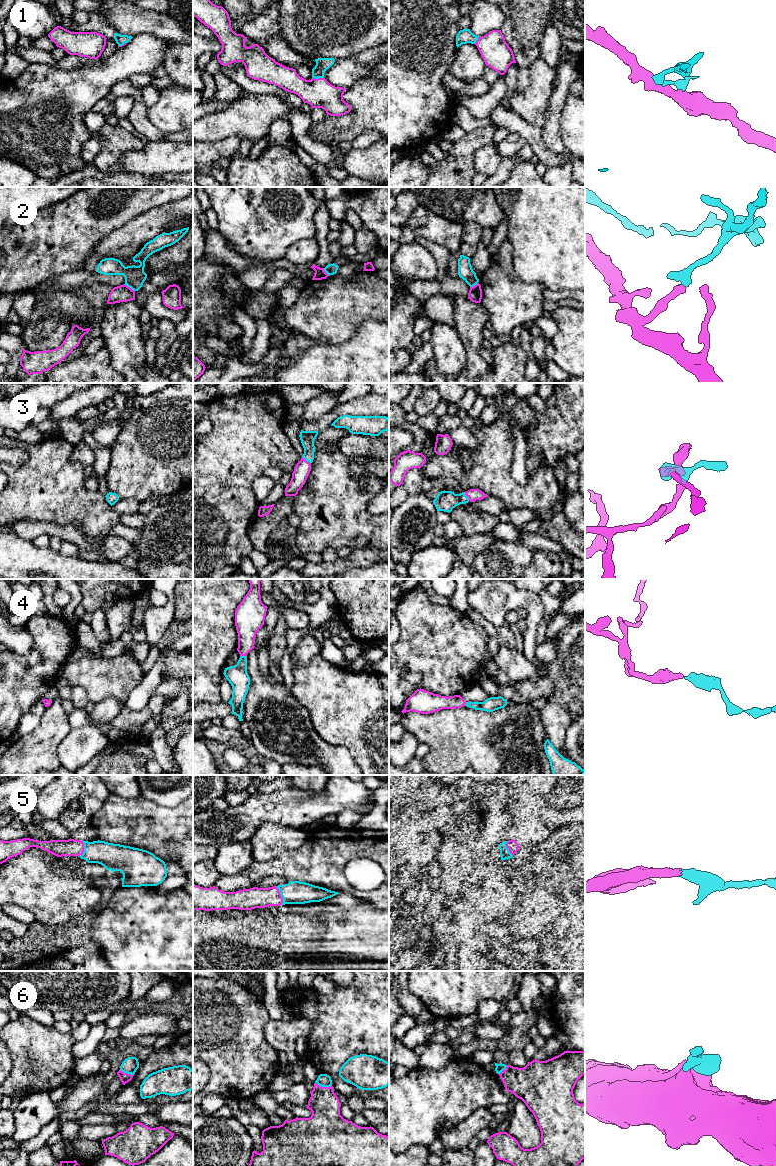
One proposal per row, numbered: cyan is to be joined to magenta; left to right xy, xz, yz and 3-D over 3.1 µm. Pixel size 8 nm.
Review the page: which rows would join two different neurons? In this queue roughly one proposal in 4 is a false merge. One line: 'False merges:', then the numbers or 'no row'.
False merges: 2

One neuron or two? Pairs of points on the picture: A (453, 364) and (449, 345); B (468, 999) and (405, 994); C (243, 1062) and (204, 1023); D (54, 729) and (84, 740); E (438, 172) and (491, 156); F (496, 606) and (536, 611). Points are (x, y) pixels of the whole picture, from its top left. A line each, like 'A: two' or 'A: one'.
A: one
B: two
C: one
D: two
E: two
F: one

